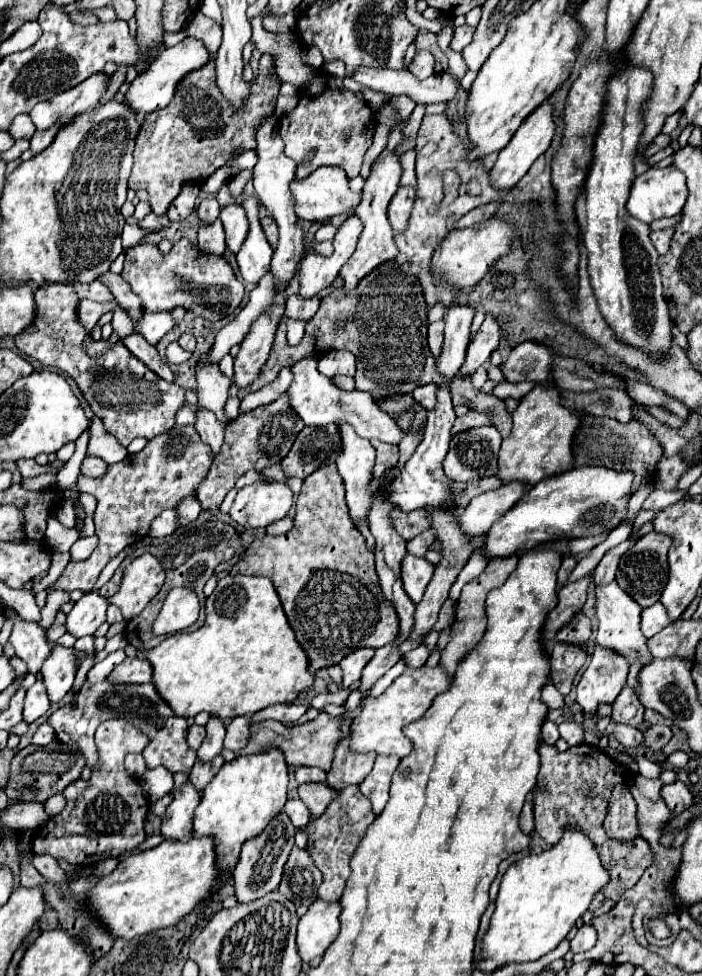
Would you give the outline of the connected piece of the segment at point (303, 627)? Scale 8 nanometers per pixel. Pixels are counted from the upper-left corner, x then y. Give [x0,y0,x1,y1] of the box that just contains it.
[232,464,398,674]

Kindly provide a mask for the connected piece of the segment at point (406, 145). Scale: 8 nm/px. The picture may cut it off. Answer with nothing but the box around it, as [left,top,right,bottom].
[396,106,426,154]

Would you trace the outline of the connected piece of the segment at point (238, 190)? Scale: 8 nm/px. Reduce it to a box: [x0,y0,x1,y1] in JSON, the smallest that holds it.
[228,170,250,198]

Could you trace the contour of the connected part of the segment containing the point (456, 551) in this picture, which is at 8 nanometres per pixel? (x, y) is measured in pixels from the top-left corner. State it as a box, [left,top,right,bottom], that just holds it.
[410,506,474,638]

